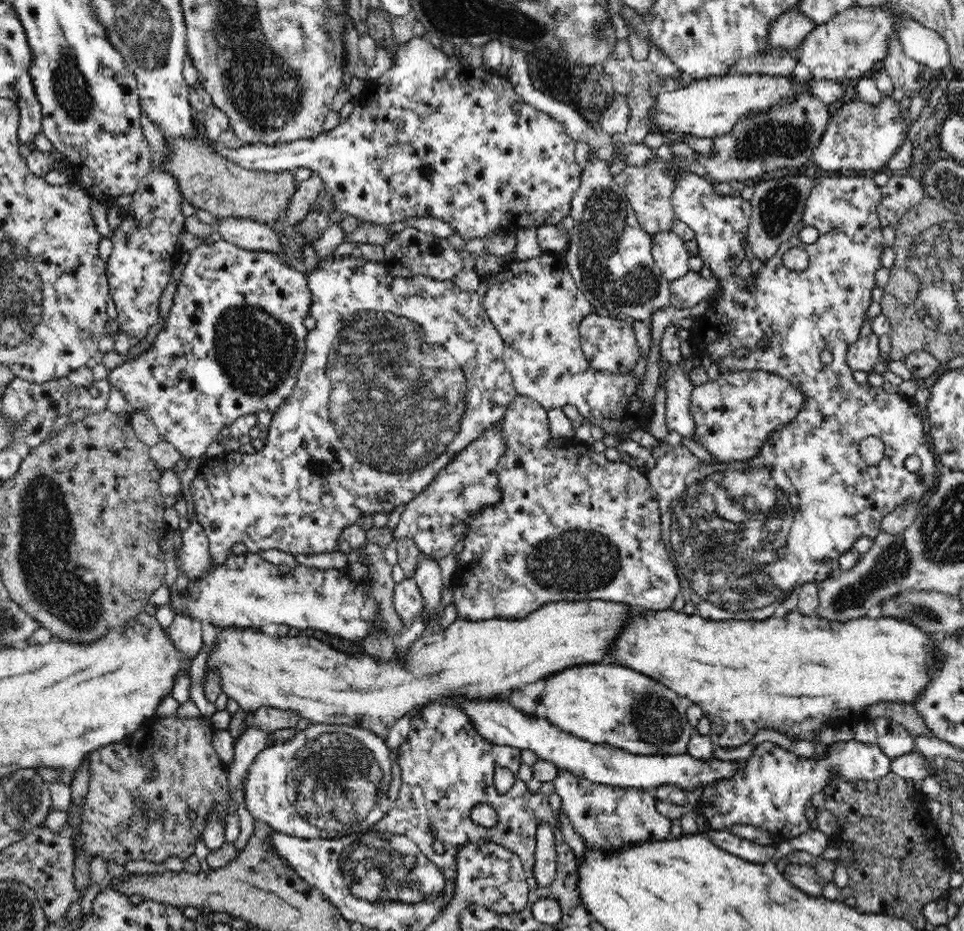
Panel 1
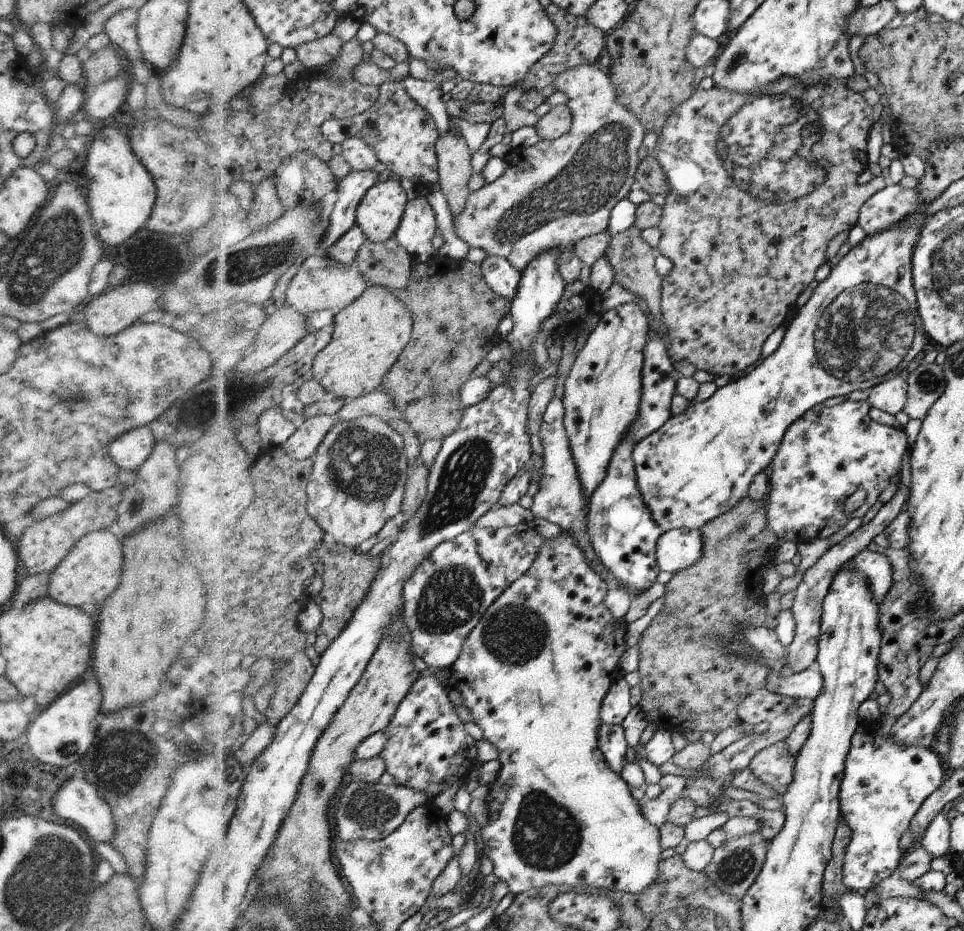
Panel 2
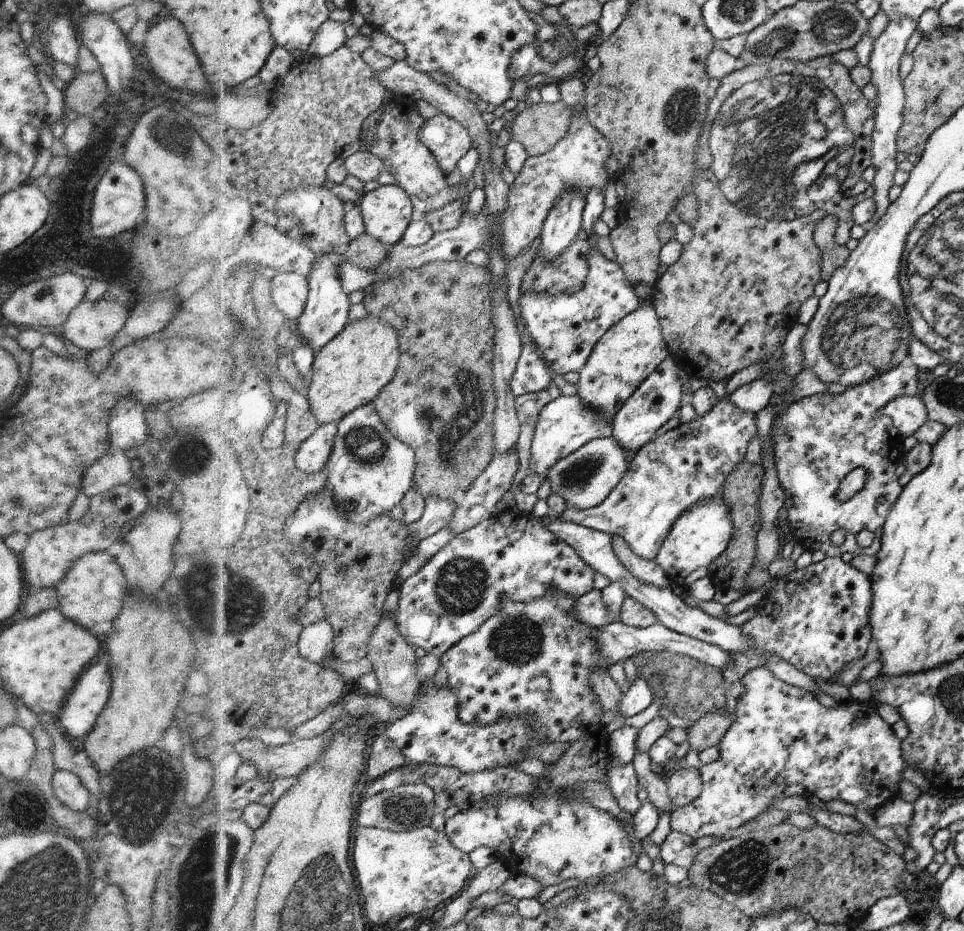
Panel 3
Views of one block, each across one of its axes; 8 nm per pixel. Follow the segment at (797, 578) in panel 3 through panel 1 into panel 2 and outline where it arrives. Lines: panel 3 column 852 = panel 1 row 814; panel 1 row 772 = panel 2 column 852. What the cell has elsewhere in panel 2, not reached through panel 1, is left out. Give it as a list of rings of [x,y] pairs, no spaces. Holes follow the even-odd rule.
[[[864,549],[848,562],[846,568],[852,568],[859,576],[867,579],[872,596],[880,606],[894,584],[894,567],[887,555]]]

